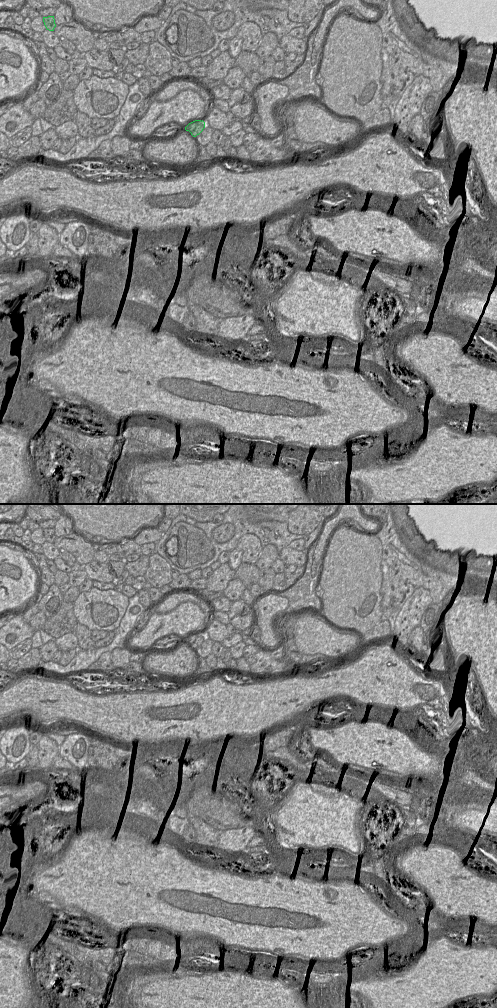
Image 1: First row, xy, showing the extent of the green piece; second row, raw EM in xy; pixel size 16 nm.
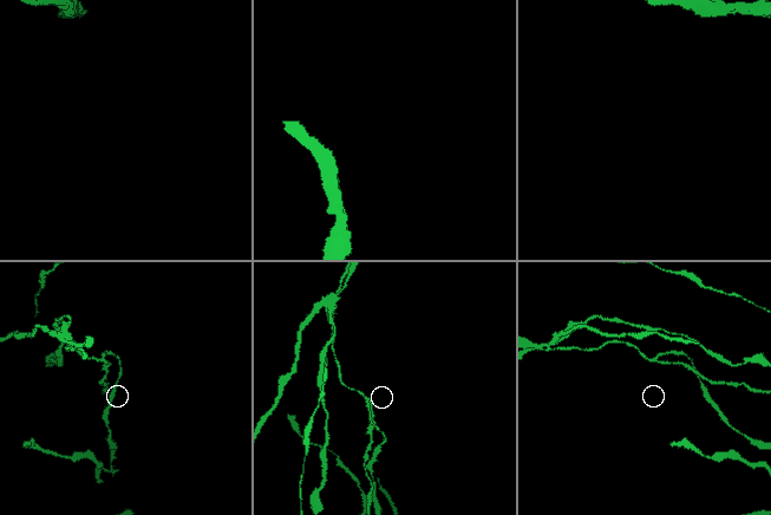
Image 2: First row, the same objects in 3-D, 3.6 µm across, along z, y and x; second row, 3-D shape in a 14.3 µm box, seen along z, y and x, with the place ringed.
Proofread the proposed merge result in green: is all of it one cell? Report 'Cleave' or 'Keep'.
Cleave

